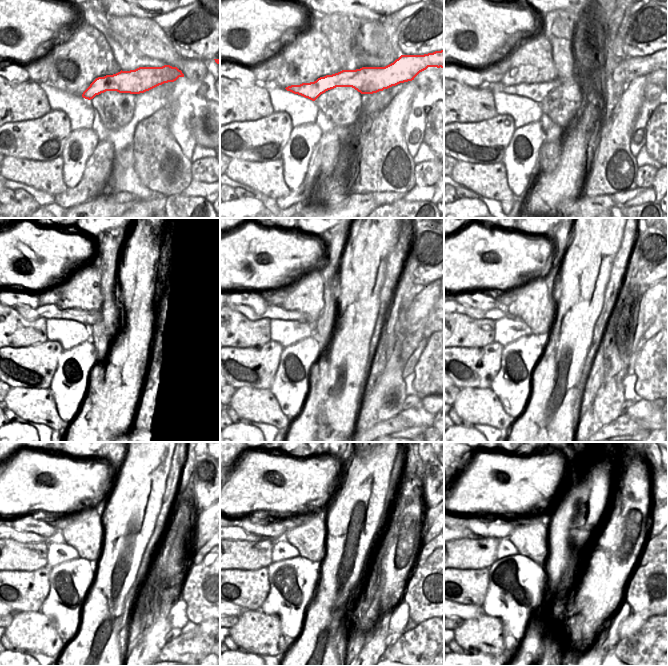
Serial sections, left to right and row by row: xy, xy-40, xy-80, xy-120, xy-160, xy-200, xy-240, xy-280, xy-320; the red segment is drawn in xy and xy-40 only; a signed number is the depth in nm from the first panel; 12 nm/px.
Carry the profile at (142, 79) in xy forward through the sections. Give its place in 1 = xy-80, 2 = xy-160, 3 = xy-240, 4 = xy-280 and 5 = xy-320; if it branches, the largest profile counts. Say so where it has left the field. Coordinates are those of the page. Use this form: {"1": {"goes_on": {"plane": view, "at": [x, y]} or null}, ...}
{"1": {"goes_on": {"plane": "xy-80", "at": [631, 67]}}, "2": {"goes_on": {"plane": "xy-160", "at": [272, 312]}}, "3": {"goes_on": {"plane": "xy-240", "at": [21, 536]}}, "4": {"goes_on": {"plane": "xy-280", "at": [240, 534]}}, "5": {"goes_on": {"plane": "xy-320", "at": [465, 533]}}}

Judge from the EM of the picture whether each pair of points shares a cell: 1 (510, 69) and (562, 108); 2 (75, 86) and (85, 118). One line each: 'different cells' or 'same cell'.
1: same cell
2: different cells

